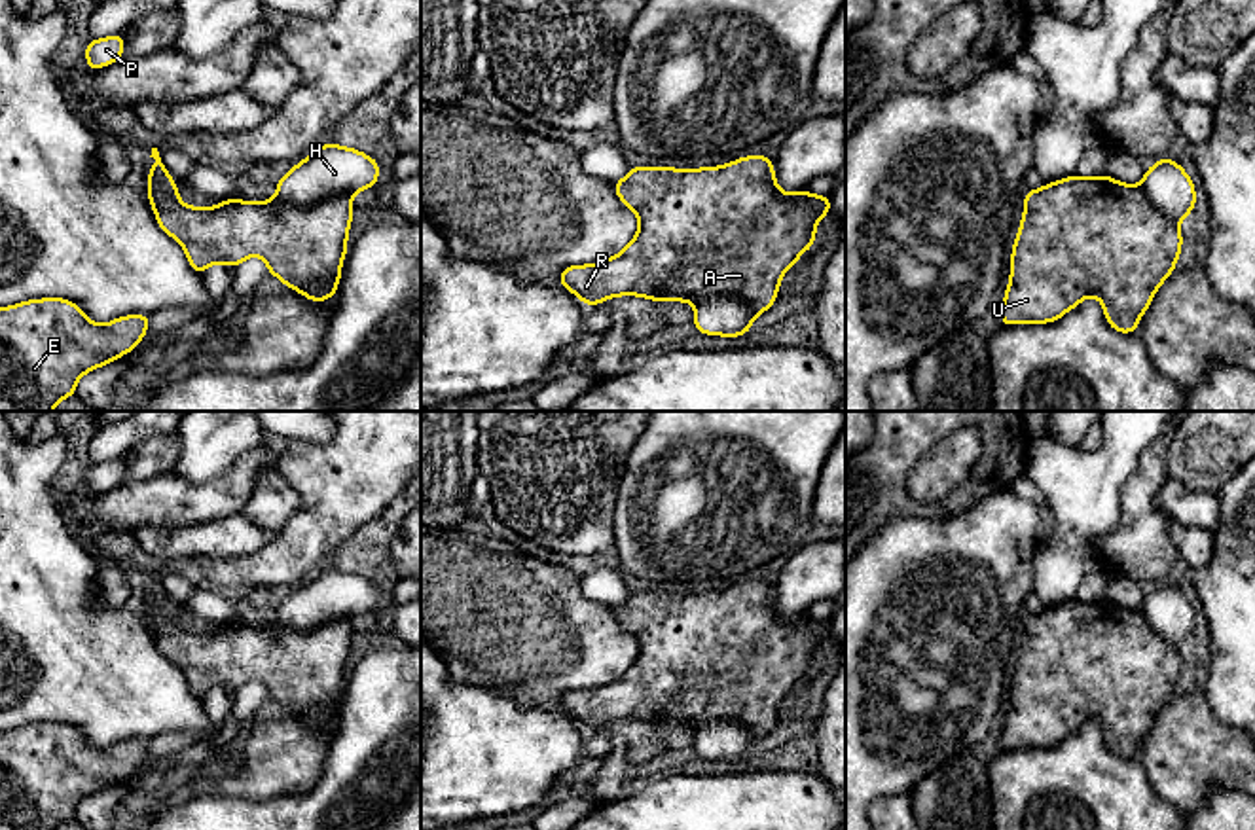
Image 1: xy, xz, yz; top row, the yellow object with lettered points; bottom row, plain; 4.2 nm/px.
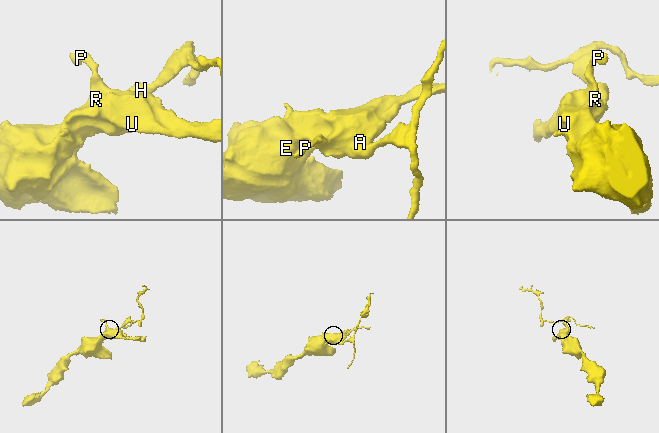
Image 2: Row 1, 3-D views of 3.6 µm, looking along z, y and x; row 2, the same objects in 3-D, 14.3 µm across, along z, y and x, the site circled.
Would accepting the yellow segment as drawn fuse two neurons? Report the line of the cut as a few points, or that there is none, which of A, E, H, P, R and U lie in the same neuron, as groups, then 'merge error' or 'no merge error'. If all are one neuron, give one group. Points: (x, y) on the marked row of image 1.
cut in xy along (349, 196), (328, 196), (302, 205), (291, 205), (275, 198); A E P R U / H; merge error

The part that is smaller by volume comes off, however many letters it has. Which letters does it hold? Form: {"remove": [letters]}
{"remove": ["H"]}

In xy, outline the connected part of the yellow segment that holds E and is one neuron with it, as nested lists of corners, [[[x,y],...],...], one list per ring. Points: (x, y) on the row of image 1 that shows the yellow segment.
[[[63,298],[0,309],[0,411],[51,411],[76,394],[78,379],[127,352],[152,315],[93,324]]]

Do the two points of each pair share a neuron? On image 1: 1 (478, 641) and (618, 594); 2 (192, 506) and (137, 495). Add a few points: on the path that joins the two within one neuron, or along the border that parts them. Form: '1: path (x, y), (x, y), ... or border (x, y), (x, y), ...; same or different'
1: border (579, 578), (579, 588), (588, 597), (611, 609); different
2: path (179, 503), (150, 501); same

